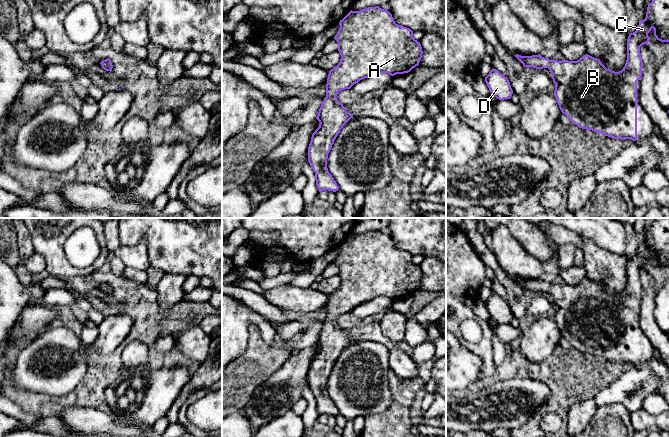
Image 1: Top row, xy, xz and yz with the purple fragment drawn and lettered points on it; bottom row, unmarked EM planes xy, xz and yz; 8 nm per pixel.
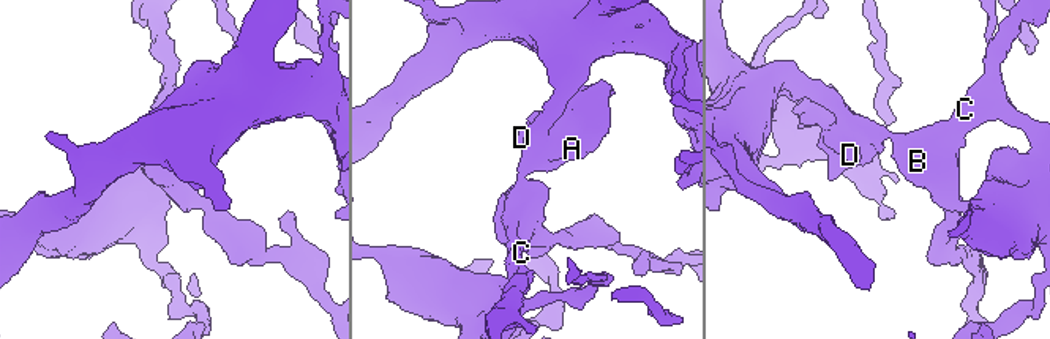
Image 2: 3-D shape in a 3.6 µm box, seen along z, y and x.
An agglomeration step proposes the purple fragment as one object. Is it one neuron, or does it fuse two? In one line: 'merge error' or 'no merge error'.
no merge error

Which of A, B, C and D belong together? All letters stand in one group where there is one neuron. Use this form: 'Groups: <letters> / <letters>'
Groups: A B C D

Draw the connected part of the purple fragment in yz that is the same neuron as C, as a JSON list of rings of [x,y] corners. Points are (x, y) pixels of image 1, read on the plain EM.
[[[656,218],[650,228],[648,228],[646,241],[639,246],[637,254],[630,257],[627,263],[627,284],[623,293],[619,296],[607,293],[602,286],[588,278],[577,285],[568,284],[550,284],[542,281],[540,278],[532,280],[514,279],[524,291],[533,291],[536,293],[548,292],[552,298],[555,308],[554,320],[559,332],[573,348],[579,352],[599,356],[613,363],[631,363],[637,364],[637,305],[641,304],[643,286],[640,278],[640,271],[648,269],[650,261],[648,257],[654,253],[654,260],[661,266],[669,266],[669,218]]]

